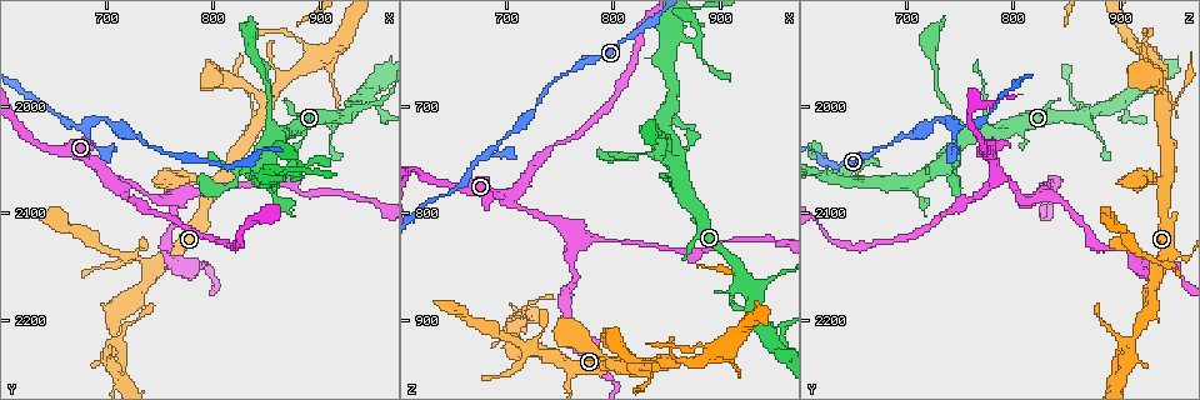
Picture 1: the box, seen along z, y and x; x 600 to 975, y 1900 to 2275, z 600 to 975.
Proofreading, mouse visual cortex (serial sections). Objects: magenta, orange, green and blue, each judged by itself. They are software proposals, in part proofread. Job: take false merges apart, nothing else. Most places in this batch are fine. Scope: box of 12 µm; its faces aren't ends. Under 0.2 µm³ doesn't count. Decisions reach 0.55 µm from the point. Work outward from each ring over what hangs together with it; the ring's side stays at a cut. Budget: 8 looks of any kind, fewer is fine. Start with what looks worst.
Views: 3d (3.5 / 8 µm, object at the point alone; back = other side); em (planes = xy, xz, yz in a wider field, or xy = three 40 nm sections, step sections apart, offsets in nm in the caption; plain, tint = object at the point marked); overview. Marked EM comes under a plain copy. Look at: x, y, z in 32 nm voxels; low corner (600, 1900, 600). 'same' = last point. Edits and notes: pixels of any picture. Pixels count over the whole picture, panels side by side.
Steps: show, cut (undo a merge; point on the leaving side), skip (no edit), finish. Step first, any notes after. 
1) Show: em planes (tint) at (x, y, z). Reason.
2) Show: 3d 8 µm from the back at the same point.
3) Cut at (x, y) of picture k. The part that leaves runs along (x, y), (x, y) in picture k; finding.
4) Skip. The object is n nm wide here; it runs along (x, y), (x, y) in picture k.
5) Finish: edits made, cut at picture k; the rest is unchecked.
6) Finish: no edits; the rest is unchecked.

Show: em xy step 5 (tint) at (670, 2016, 756). Narrows sharply.

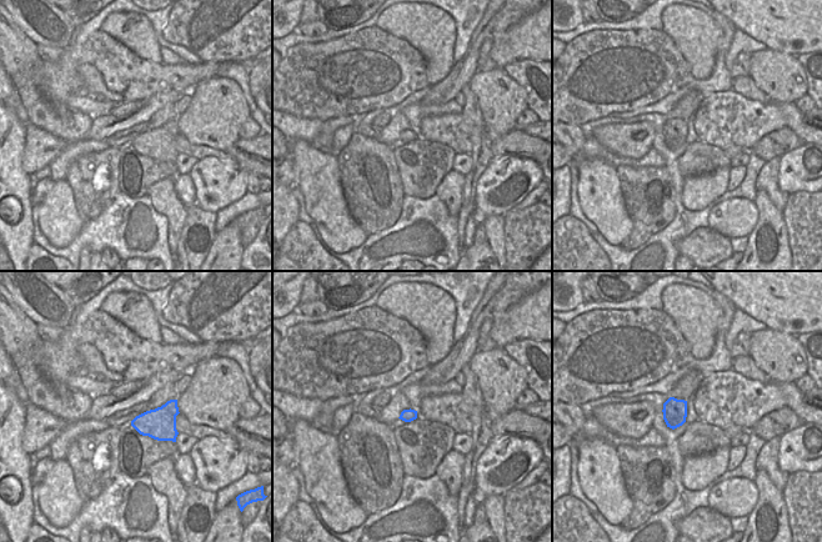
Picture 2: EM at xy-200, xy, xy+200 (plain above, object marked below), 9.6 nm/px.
Show: 3d 3.5 µm at the same point.

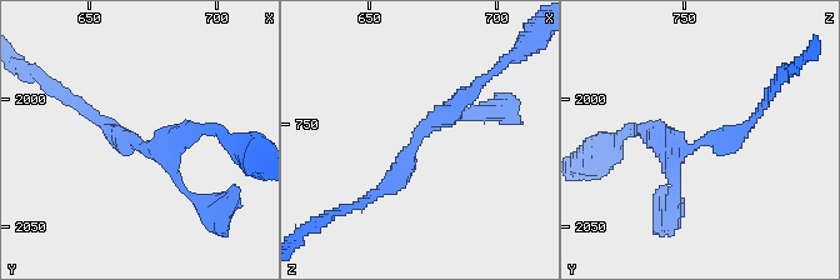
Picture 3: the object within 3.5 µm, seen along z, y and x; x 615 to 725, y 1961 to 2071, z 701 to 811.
Skip. It runs along (473, 90), (369, 196) in picture 3; one cell here.

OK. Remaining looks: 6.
Show: 3d 8 µm at (702, 2068, 784). Two arms in line, one across.

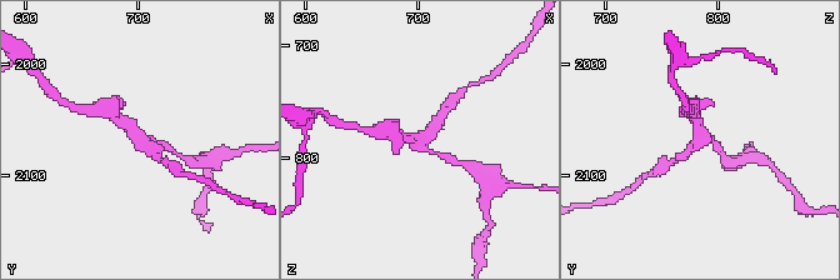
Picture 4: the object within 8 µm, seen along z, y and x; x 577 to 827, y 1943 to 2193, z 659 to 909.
Show: em xy step 3 (tint) at (702, 2064, 786). 3 arms meet here; the arms are 200, 250, 300 nm wide.

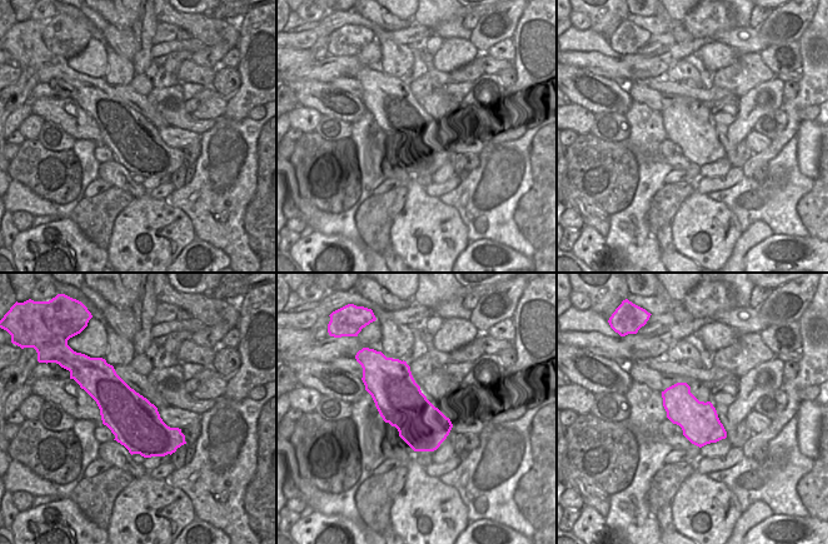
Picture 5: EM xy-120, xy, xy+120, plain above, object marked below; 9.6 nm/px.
Skip. The object is 460 nm wide here; it runs along (111, 115), (140, 139), (169, 149) in picture 4; one cell here.

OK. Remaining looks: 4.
Show: 3d 3.5 µm at (754, 2088, 818). Branch point.

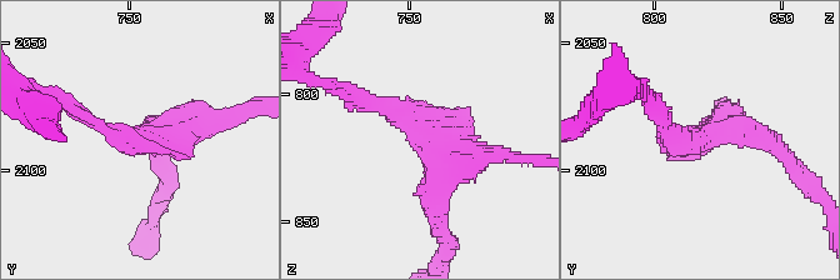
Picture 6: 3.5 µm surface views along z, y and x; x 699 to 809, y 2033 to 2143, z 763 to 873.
Show: em xy step 3 (tint) at (756, 2088, 815). 3 arms meet here; the arms are 200, 300, 300 nm wide.

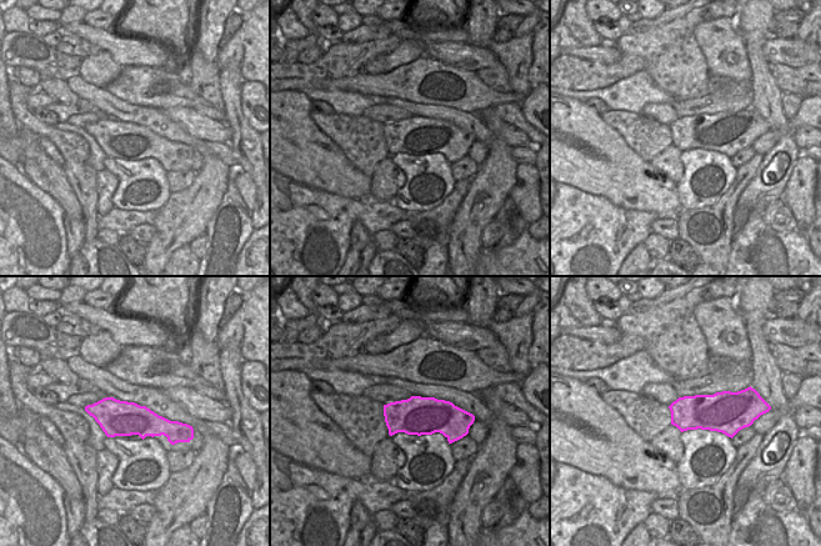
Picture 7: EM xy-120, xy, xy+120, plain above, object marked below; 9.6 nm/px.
Skip. It runs along (358, 101), (426, 134), (430, 208) in picture 6; all the same cell.

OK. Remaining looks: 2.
Finish: no edits; the rest is unchecked.

